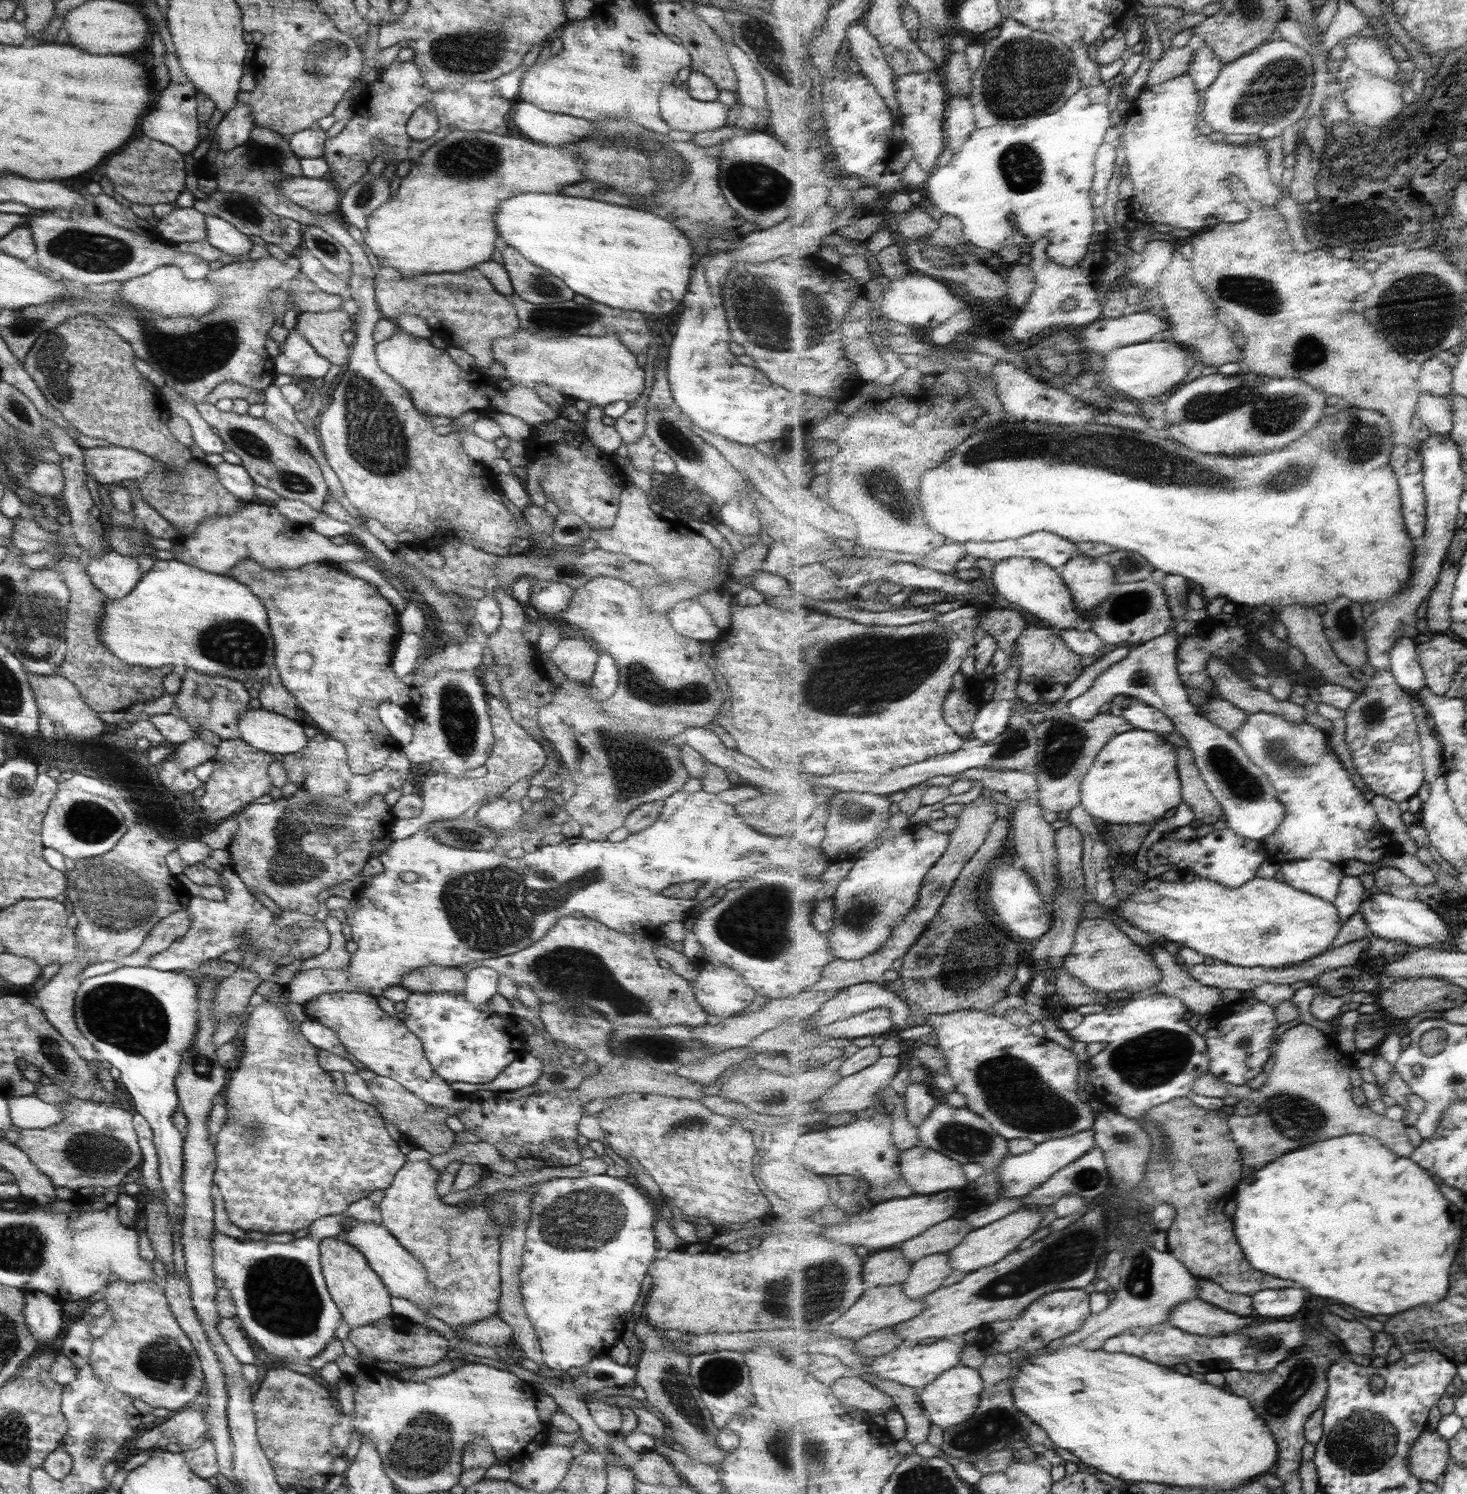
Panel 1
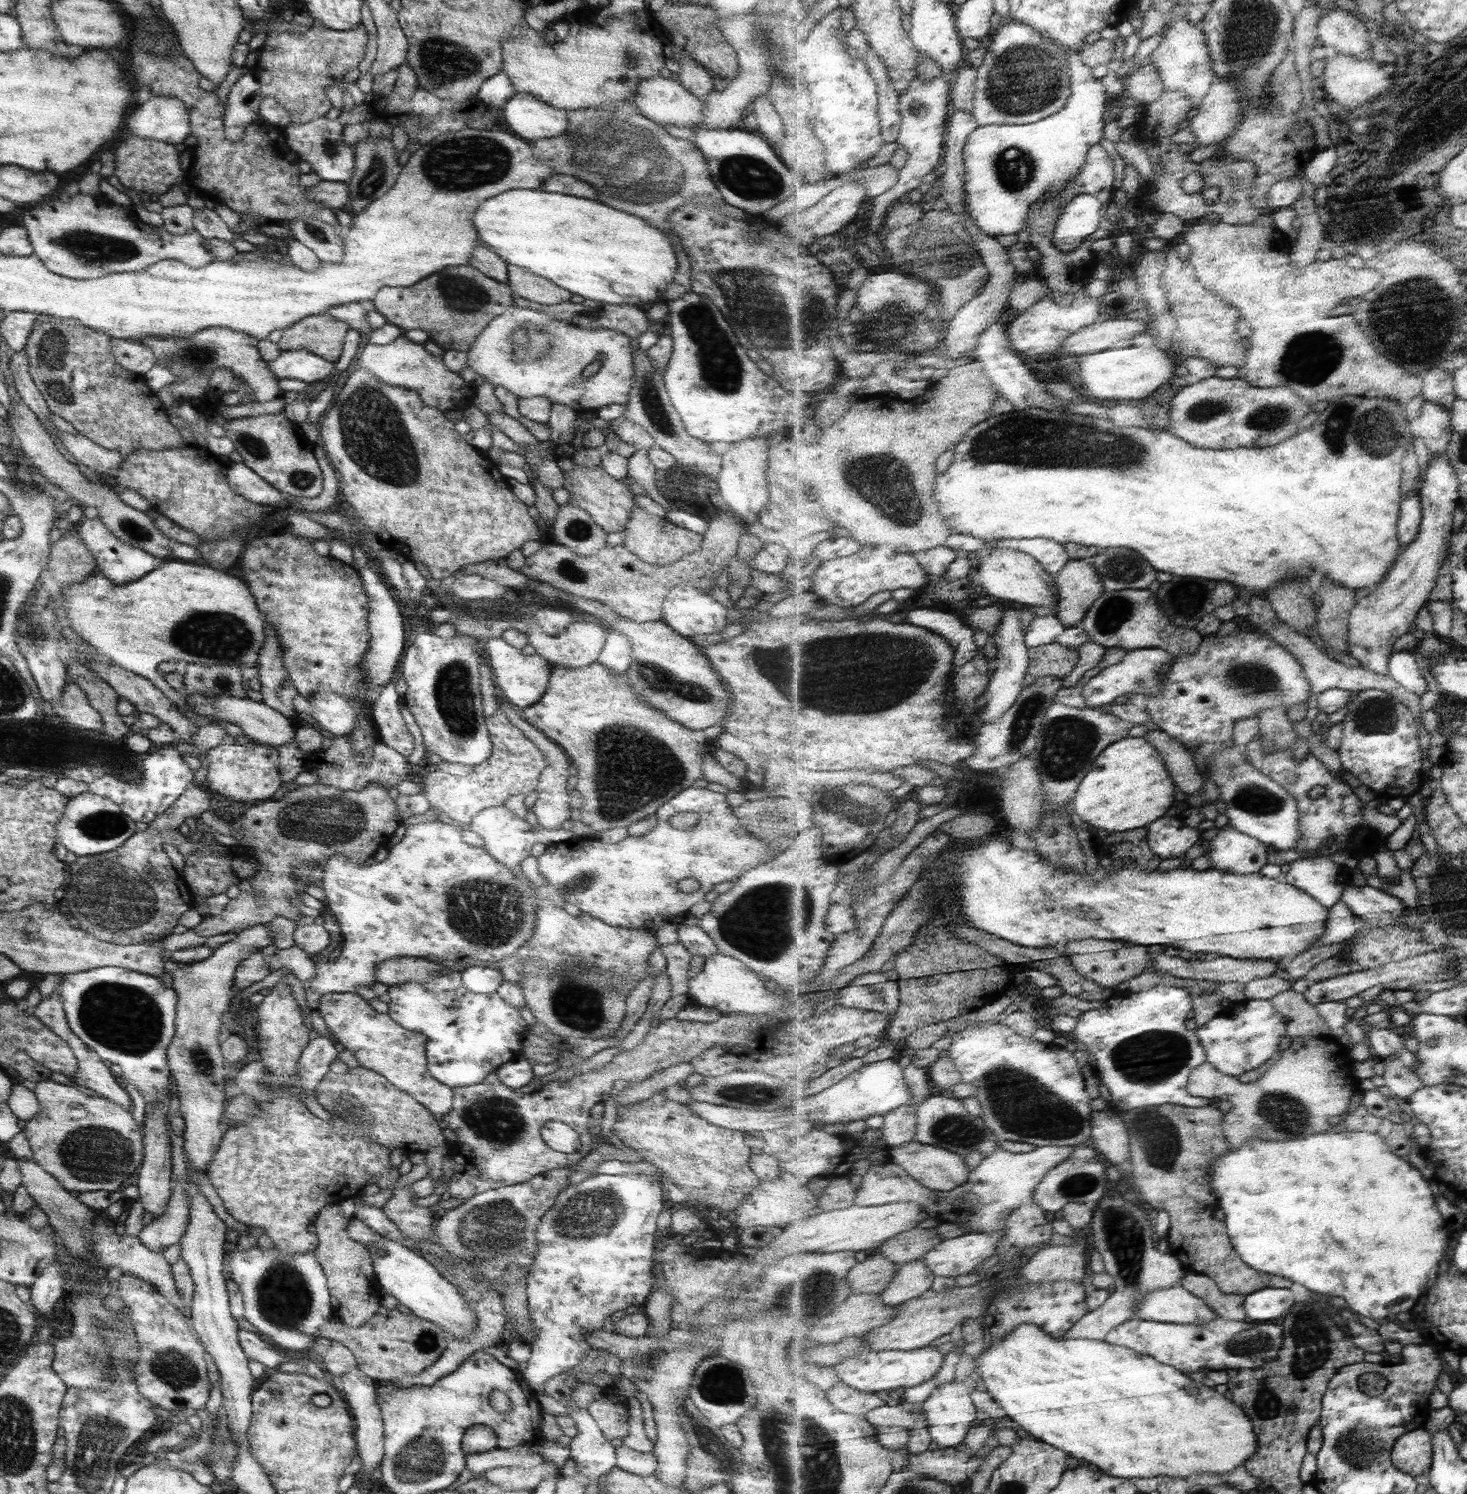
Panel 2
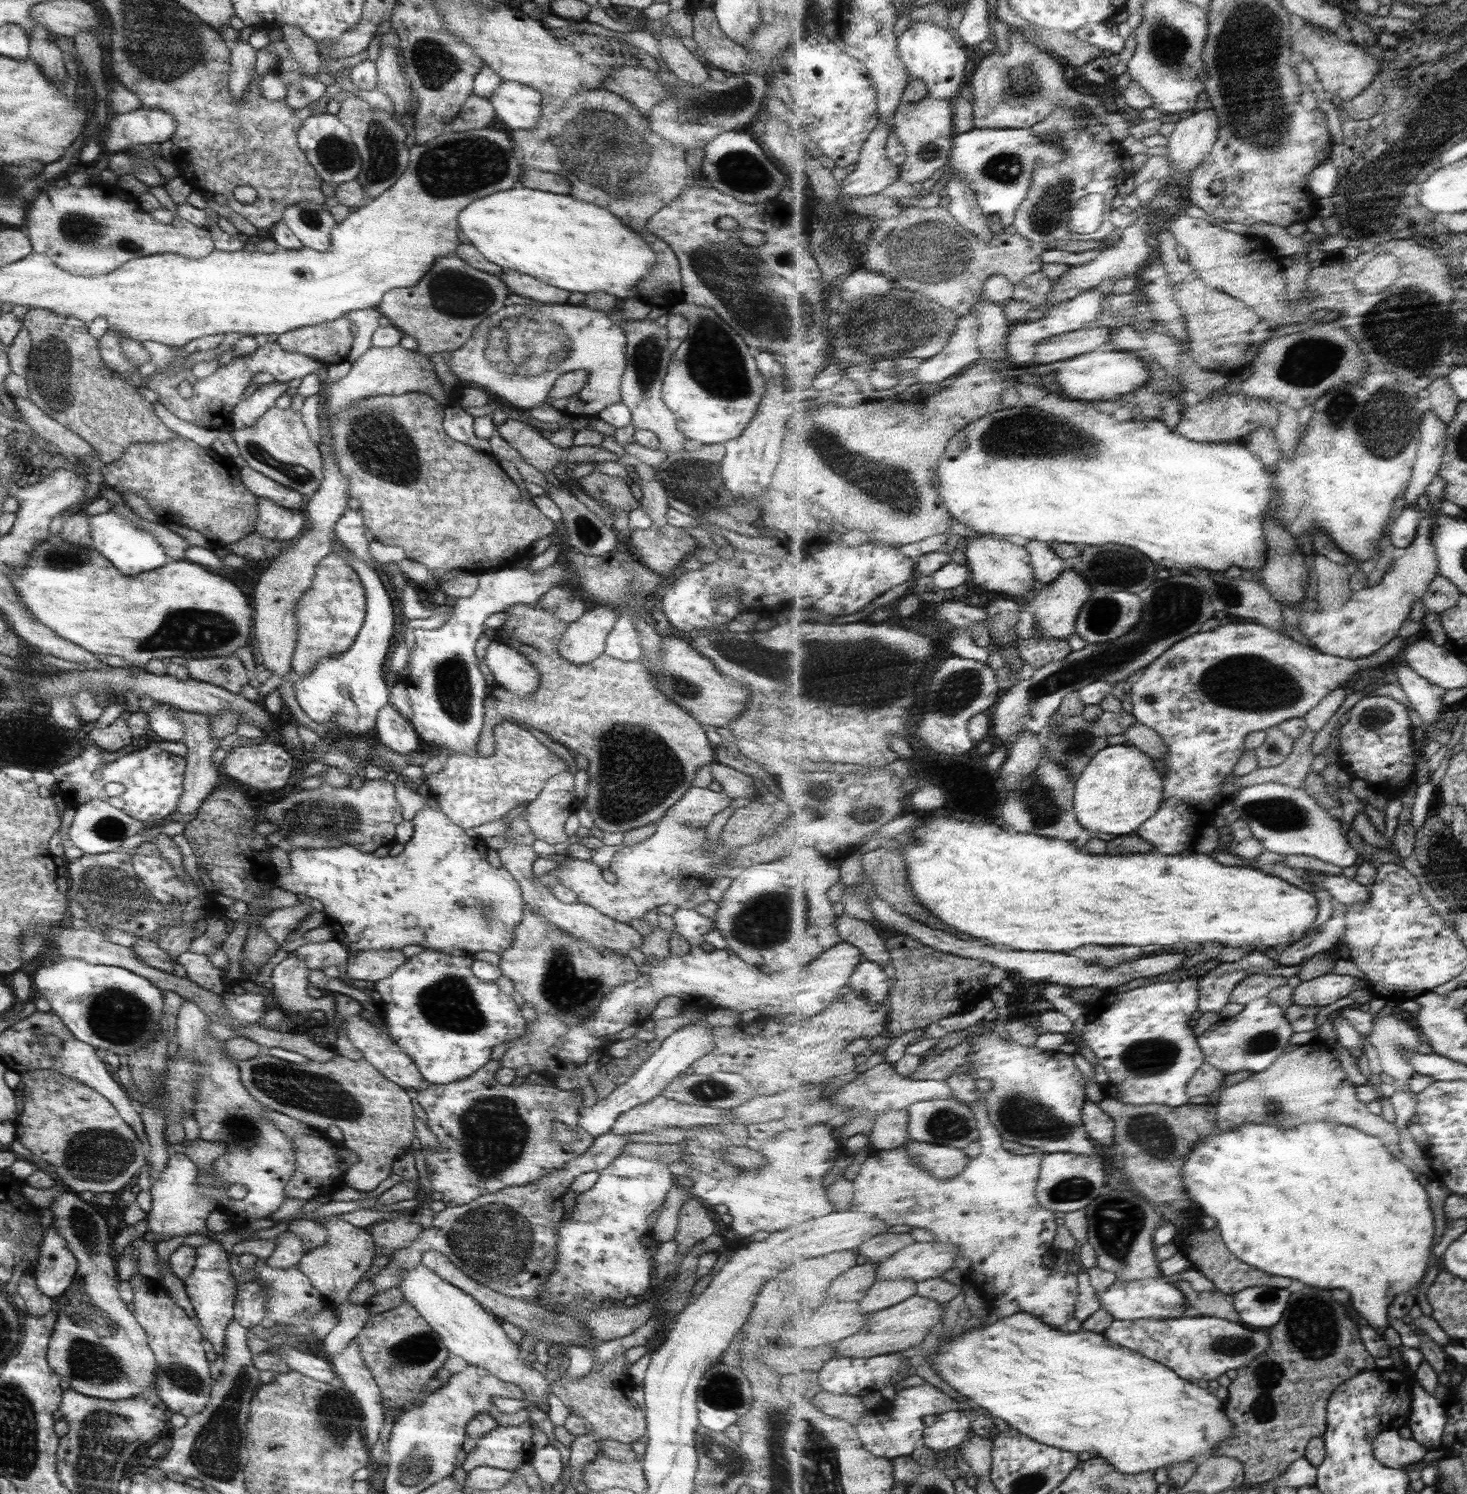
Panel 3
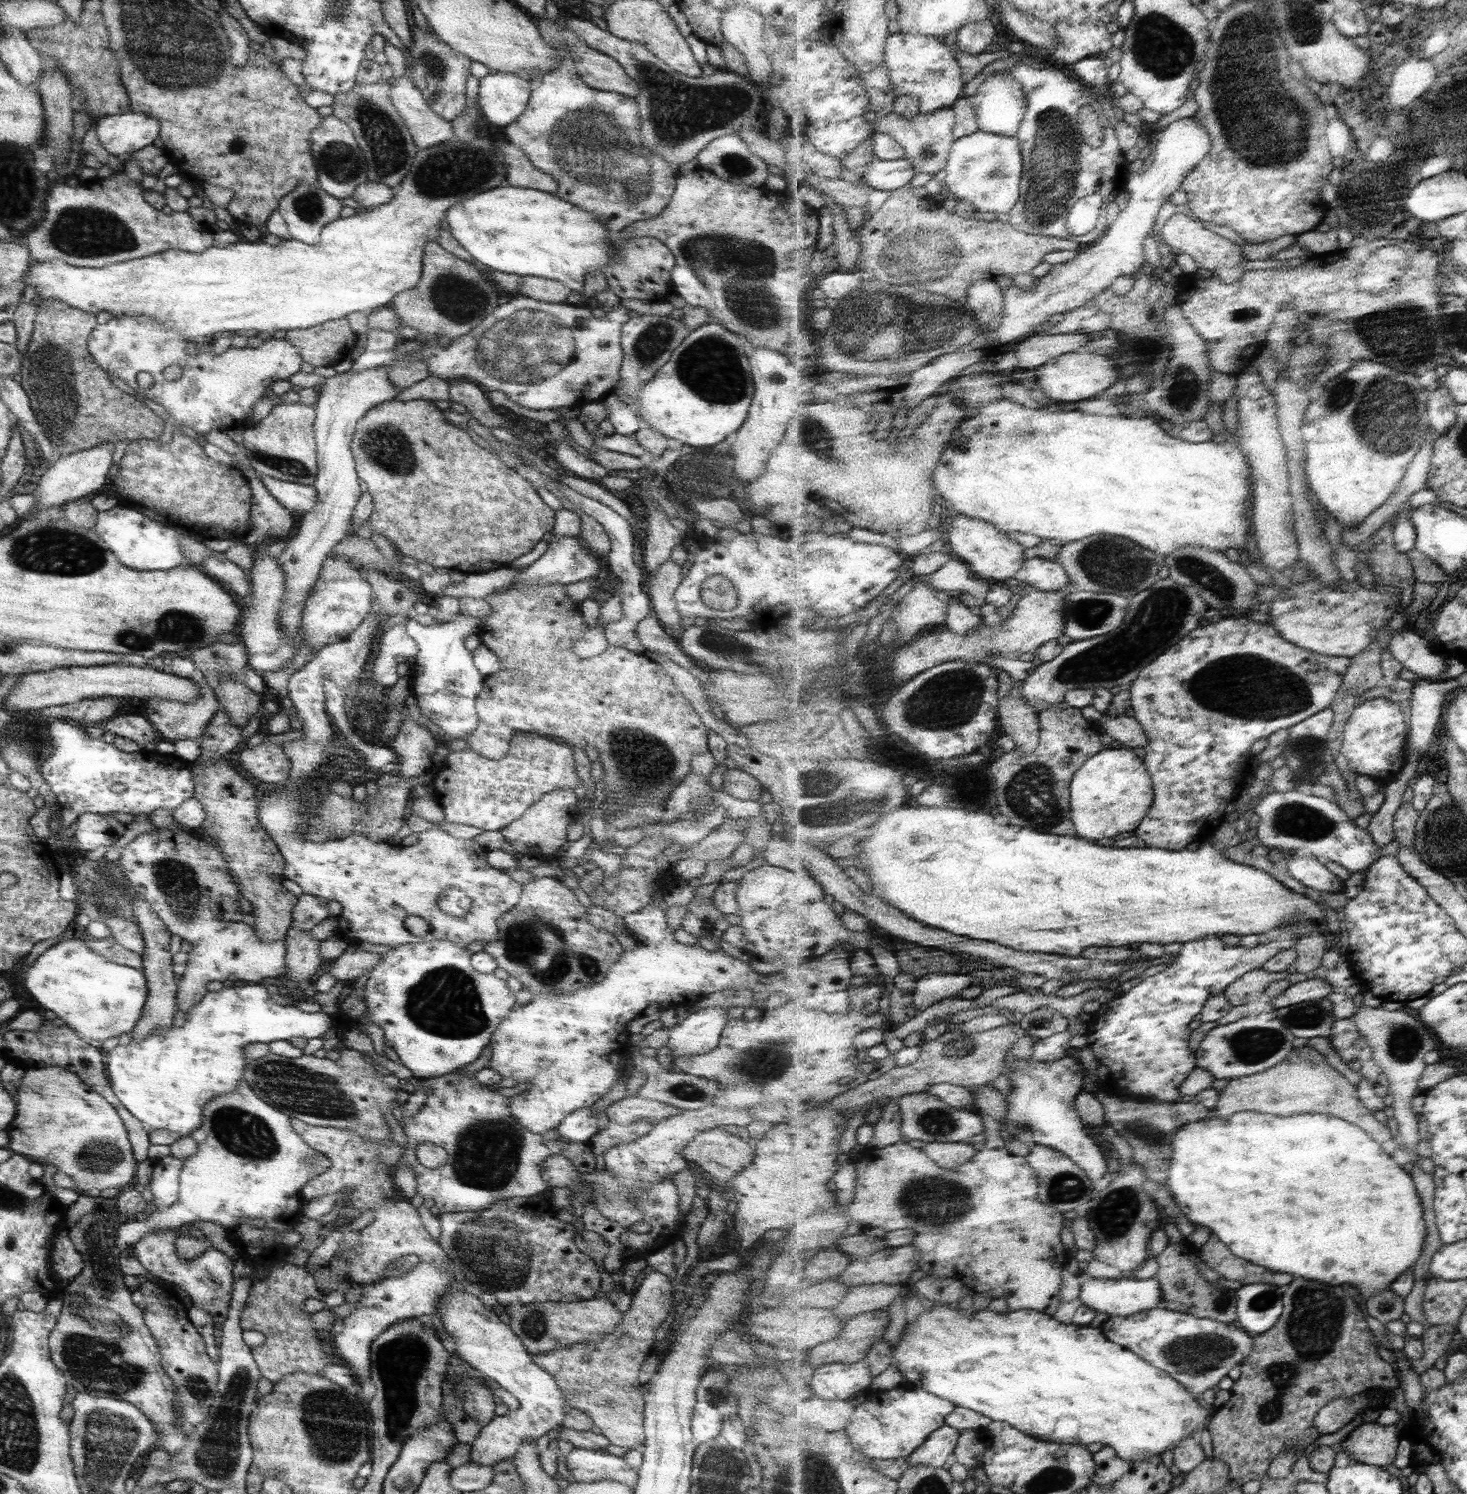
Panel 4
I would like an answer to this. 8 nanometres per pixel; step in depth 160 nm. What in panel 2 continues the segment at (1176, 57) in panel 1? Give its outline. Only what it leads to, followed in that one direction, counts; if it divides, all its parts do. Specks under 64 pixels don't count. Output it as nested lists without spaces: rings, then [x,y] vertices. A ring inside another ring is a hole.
[[[1145,65],[1144,67],[1138,68],[1132,75],[1122,78],[1124,84],[1124,90],[1129,93],[1129,98],[1137,100],[1137,104],[1140,106],[1149,106],[1159,100],[1164,94],[1163,80],[1161,80],[1161,75],[1156,69],[1155,65]]]

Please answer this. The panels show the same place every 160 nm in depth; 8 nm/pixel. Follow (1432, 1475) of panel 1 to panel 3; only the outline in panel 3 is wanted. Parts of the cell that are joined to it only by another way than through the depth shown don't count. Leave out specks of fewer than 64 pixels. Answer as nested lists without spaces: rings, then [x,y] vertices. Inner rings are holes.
[[[1384,1430],[1373,1443],[1374,1455],[1389,1468],[1402,1470],[1425,1458],[1428,1448],[1415,1437],[1405,1437],[1399,1430]]]

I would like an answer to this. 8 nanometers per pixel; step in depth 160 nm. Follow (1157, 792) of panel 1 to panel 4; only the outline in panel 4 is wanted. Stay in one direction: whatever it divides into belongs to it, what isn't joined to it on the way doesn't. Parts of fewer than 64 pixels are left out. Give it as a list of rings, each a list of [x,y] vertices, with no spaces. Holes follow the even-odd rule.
[[[1109,747],[1089,758],[1071,782],[1073,822],[1079,836],[1101,840],[1135,830],[1155,800],[1152,774],[1147,770],[1144,759],[1127,747]]]

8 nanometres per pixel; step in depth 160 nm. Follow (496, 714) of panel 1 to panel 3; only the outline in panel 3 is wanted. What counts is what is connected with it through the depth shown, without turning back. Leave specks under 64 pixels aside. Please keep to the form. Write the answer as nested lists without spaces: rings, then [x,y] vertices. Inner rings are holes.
[[[502,721],[493,727],[492,732],[494,746],[491,756],[449,756],[441,772],[423,778],[430,797],[437,801],[439,811],[451,824],[462,829],[481,828],[505,816],[515,806],[531,802],[547,779],[568,766],[519,724]]]

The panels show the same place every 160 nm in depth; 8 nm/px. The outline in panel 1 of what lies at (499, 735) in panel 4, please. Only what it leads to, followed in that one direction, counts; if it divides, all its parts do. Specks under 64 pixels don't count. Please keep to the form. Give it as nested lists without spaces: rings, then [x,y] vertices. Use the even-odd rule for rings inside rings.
[[[569,680],[556,687],[554,698],[535,713],[535,723],[542,730],[542,737],[558,758],[560,766],[567,770],[574,782],[575,790],[565,801],[564,810],[580,826],[581,838],[589,841],[606,840],[607,834],[622,826],[626,816],[636,806],[667,798],[679,790],[689,778],[679,760],[679,751],[674,740],[655,739],[644,733],[627,733],[621,720],[609,719],[601,711],[601,702],[593,695],[590,682]]]

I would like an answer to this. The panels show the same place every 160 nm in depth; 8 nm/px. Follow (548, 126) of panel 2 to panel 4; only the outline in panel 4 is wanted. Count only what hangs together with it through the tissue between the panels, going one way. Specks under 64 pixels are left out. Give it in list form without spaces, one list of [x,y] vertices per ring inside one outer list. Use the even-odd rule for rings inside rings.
[[[492,72],[477,82],[477,106],[485,124],[507,126],[523,111],[532,85],[524,76]]]

